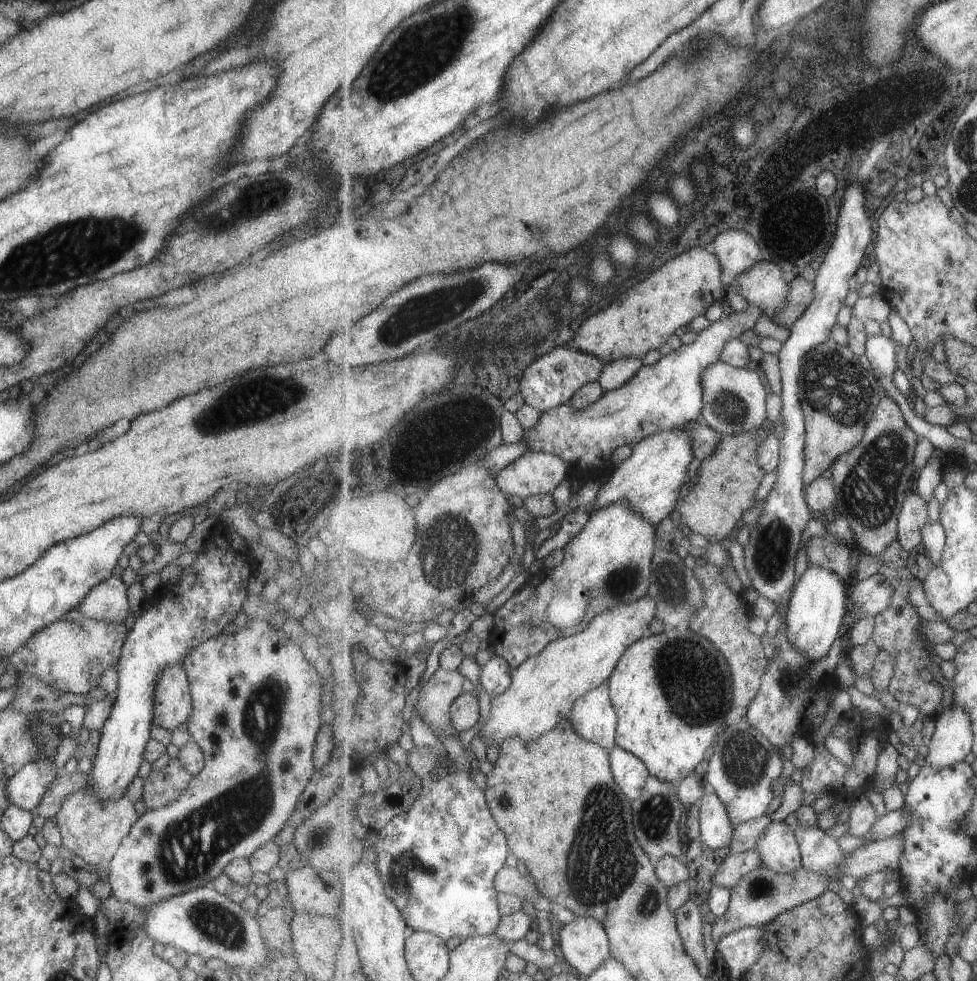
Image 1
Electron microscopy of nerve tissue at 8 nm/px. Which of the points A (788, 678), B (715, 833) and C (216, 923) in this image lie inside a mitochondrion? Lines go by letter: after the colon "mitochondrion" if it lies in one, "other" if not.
A: mitochondrion
B: other
C: mitochondrion

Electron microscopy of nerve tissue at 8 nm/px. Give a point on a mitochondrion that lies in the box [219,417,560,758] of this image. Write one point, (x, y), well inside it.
(451, 557)

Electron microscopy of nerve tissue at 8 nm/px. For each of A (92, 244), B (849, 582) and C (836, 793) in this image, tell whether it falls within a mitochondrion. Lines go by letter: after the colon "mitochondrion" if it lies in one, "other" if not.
A: mitochondrion
B: other
C: other

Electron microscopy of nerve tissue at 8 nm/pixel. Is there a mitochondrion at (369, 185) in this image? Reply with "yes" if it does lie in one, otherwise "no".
no

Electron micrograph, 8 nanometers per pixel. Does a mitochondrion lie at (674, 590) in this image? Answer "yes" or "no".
yes

